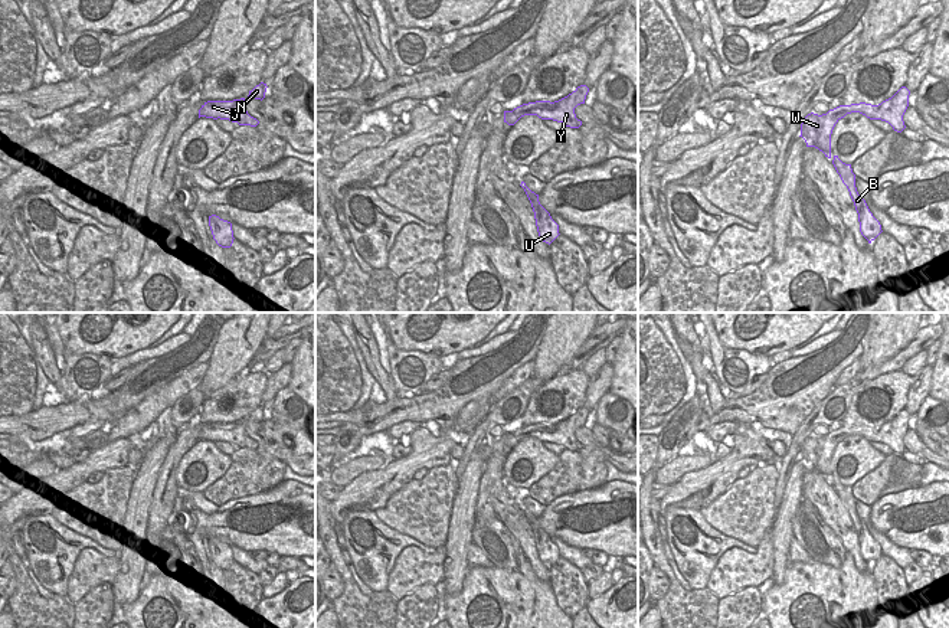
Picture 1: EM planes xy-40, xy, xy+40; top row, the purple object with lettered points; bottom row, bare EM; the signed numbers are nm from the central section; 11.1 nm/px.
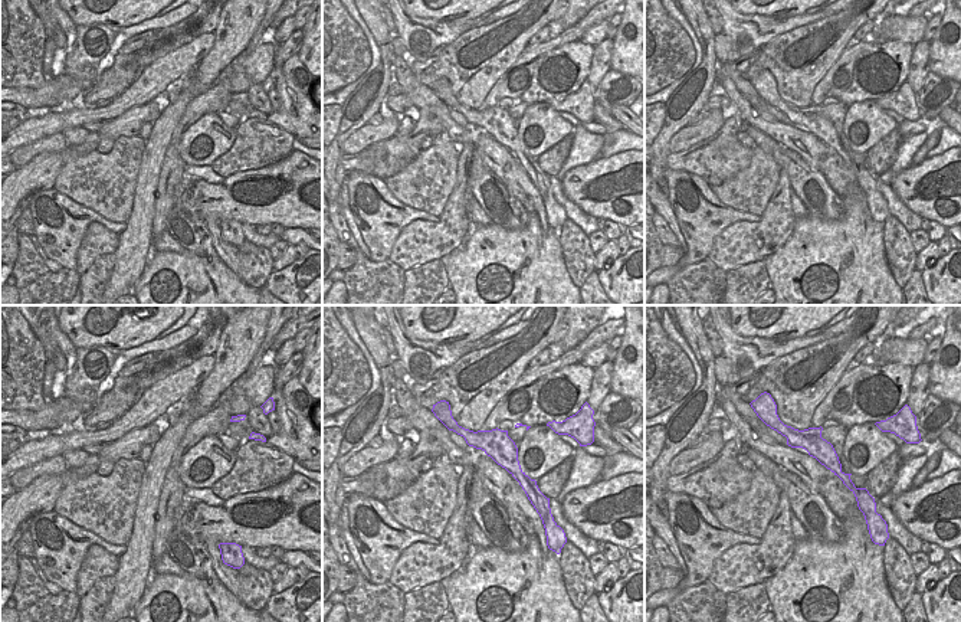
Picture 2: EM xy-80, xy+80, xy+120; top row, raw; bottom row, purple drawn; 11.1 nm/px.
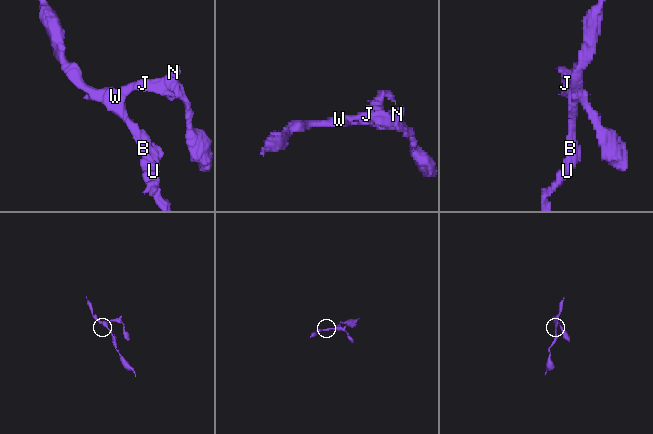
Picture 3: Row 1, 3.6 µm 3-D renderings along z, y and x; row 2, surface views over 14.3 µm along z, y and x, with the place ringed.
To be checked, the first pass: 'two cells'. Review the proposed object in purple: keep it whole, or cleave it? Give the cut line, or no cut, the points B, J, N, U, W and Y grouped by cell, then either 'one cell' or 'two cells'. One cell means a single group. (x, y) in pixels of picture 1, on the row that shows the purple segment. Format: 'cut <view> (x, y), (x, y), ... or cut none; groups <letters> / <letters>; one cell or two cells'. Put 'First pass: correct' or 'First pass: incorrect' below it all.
cut xy+40 (827, 113), (838, 118); groups B U W / J N Y; two cells
First pass: correct

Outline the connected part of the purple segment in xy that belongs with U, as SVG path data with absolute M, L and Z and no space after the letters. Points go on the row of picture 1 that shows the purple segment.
M521 181L520 186L524 189L531 203L540 239L550 245L560 235L559 225L552 219L550 213L540 205L539 194L531 192L524 181Z

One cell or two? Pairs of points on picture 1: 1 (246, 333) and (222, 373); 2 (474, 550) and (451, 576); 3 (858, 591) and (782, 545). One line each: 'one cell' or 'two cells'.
1: one cell
2: two cells
3: two cells

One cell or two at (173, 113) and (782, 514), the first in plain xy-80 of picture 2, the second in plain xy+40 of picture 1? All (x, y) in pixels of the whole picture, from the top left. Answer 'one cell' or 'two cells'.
one cell

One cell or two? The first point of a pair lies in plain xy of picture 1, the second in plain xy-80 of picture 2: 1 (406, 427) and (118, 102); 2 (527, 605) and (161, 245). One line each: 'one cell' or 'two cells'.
1: two cells
2: two cells

